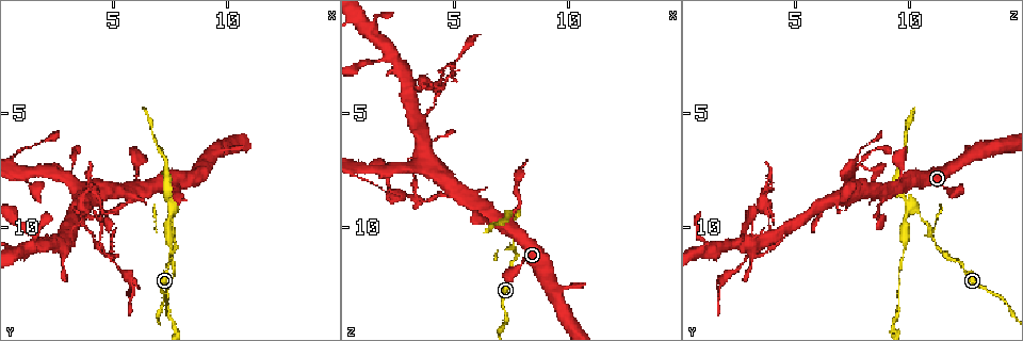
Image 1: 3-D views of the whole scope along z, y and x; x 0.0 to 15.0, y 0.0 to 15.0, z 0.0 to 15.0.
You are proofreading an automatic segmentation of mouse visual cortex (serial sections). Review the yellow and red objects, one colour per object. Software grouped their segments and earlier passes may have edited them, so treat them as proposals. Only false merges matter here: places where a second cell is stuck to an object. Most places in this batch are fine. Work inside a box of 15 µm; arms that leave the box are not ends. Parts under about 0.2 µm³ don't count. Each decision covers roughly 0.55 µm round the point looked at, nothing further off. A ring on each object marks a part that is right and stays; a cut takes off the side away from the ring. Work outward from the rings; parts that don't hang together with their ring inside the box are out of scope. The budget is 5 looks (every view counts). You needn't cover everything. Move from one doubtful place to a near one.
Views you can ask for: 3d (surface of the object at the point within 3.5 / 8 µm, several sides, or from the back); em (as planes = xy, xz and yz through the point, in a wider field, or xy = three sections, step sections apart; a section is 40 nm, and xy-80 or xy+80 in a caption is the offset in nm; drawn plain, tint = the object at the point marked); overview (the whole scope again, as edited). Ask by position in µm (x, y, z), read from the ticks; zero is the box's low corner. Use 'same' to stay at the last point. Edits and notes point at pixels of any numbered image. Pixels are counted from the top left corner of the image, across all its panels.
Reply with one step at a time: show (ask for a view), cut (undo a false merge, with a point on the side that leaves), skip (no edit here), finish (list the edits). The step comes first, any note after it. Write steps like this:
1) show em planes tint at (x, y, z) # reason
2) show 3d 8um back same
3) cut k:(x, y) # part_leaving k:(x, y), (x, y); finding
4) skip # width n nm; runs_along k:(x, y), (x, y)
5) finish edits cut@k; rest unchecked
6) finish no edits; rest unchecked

show 3d 8um at (7.8, 10.7, 11.1) # a narrow waist

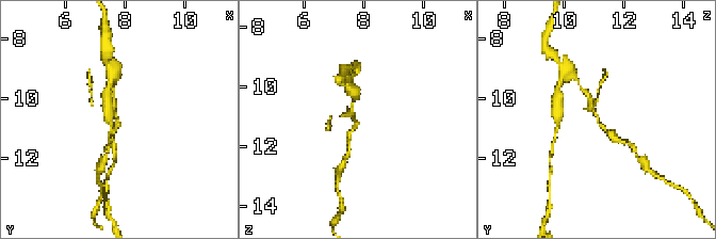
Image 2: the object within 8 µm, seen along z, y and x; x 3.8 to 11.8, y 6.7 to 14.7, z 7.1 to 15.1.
show 3d 3.5um at (7.7, 10.7, 11.1) # zoom in

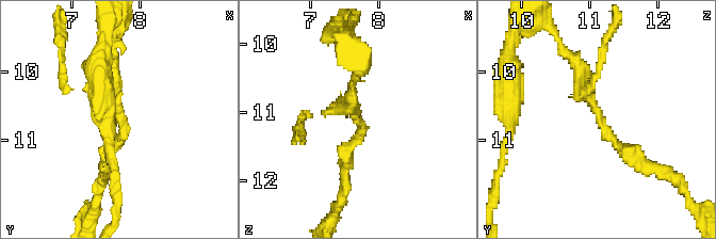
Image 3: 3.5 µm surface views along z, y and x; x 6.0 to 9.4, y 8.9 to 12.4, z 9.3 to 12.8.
show em xy step 3 tint at (7.75, 10.70, 11.20) # shape alone is not enough

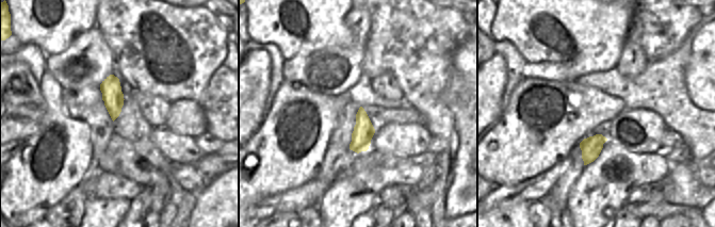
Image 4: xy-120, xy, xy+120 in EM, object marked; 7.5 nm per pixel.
skip # continuous, no second cell

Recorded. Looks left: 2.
show 3d 8um at (2.2, 10.8, 2.3) # side arm on a straight run

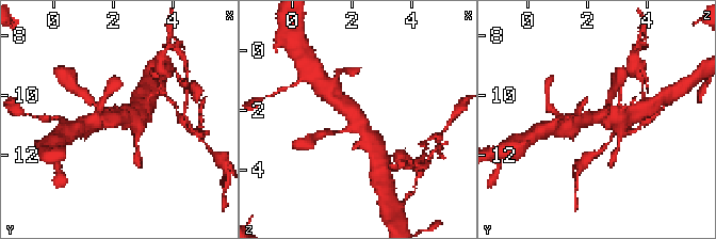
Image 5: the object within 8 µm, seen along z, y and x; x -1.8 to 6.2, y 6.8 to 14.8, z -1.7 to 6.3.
show em planes tint at (2.2, 10.8, 2.4) # arms 3; arm_widths 100, 450, 500 nm

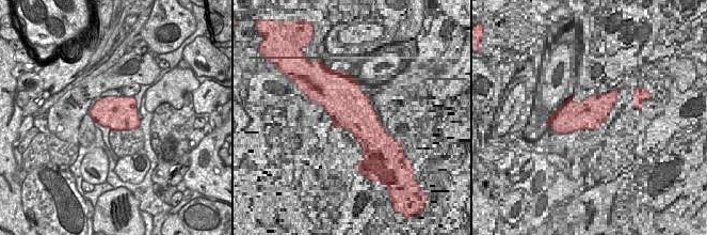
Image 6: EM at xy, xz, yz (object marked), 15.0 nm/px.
skip # runs_along 5:(374, 145), (358, 118), (335, 98); all the same cell

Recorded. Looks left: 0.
finish no edits; rest unchecked

